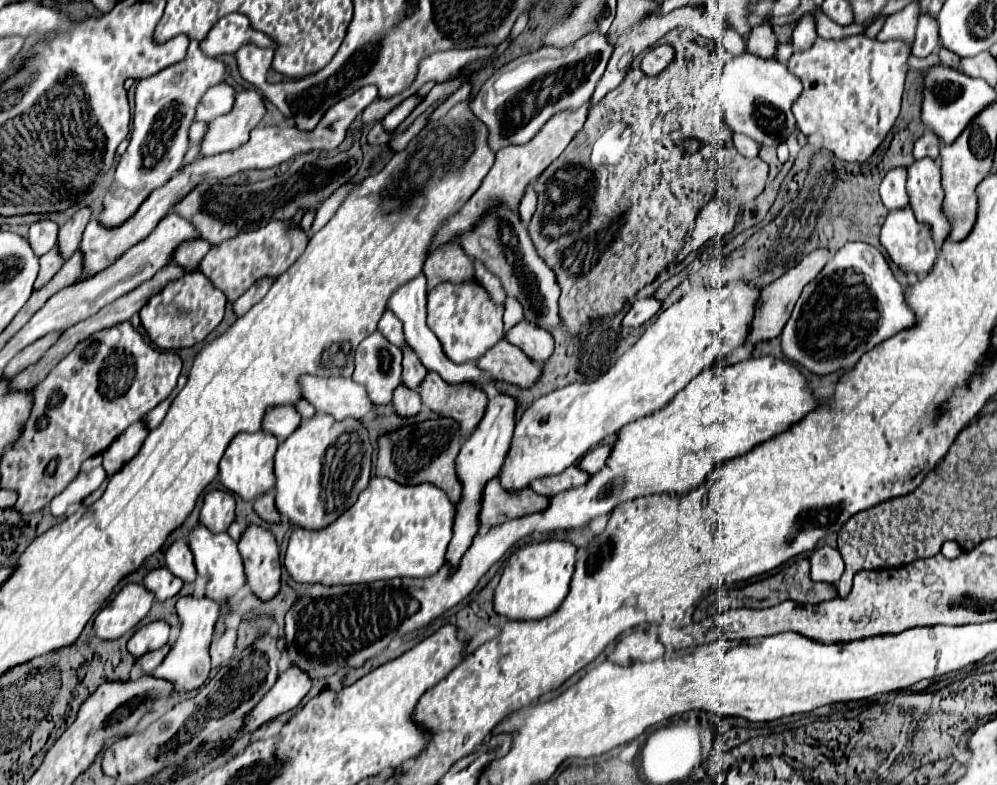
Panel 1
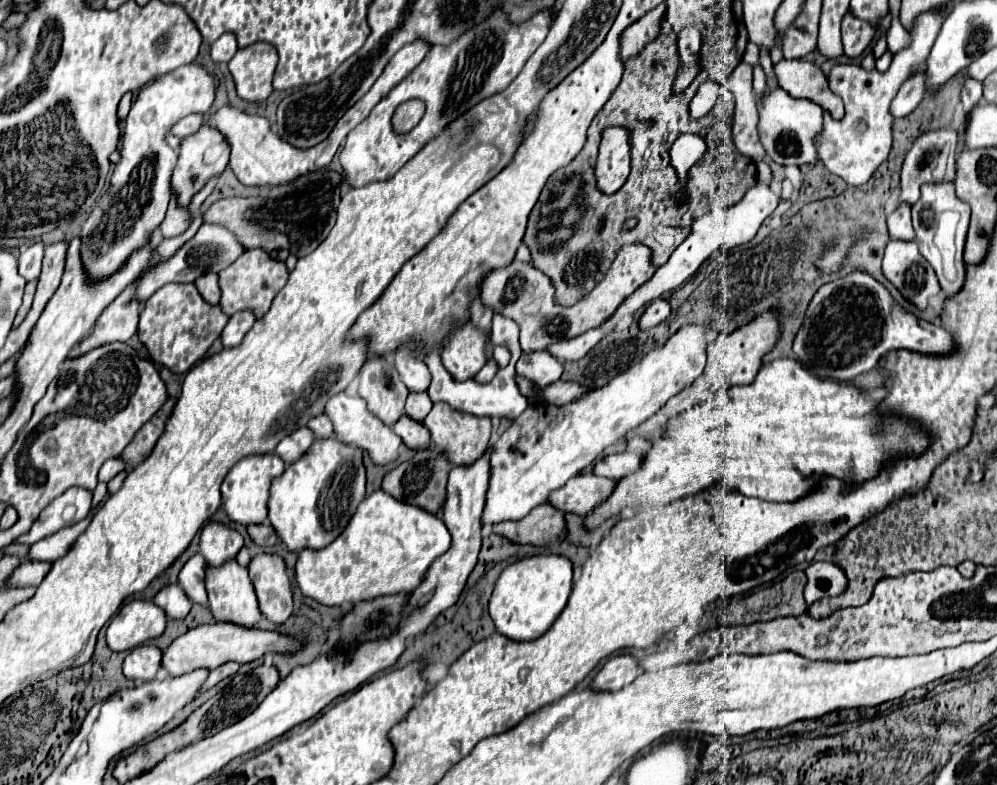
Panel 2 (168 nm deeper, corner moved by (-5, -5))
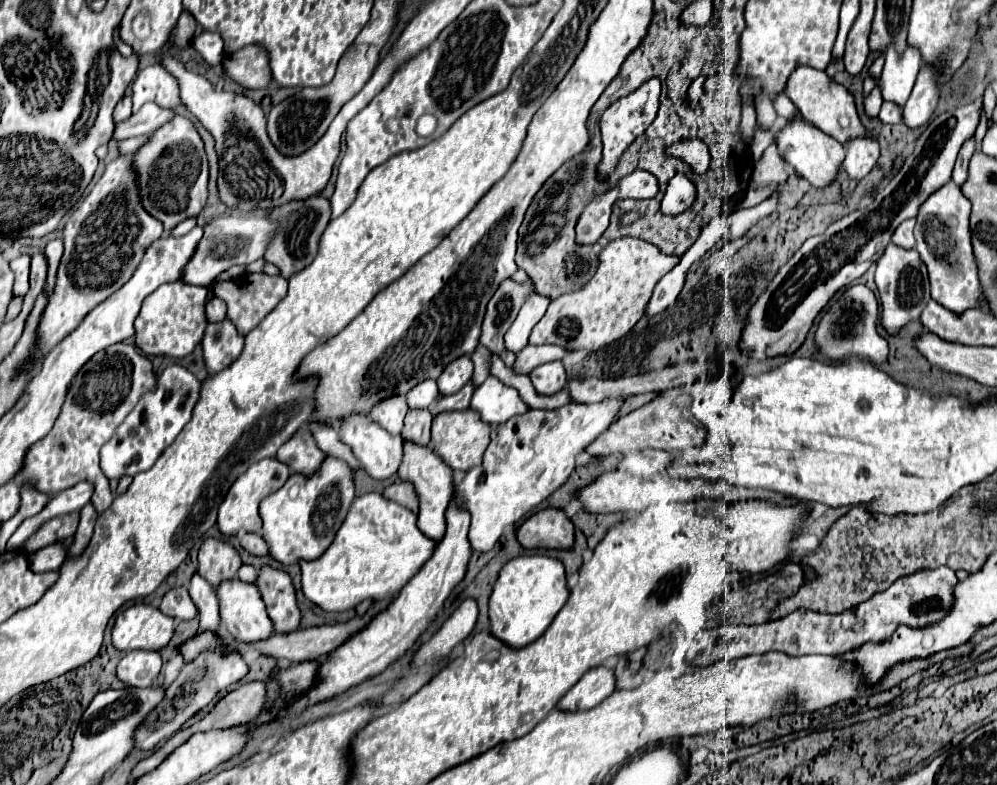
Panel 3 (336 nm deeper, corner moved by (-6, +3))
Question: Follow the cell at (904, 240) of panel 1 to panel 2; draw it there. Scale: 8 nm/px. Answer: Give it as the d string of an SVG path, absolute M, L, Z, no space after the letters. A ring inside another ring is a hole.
M890 241L886 245L882 273L918 309L926 309L926 299L940 293L934 269L920 255L916 241Z

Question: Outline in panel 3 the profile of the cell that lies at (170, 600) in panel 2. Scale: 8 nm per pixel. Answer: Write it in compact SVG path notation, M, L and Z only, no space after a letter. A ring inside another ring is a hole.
M175 587L175 589L167 591L161 605L159 605L159 609L165 615L175 617L175 619L193 619L195 613L197 613L197 607L191 601L185 587Z

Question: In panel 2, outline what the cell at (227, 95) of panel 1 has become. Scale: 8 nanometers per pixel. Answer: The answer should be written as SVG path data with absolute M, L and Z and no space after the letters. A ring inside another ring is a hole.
M188 115L184 119L180 119L172 129L170 133L176 135L176 137L186 137L186 135L192 135L194 131L198 131L204 123L204 115Z

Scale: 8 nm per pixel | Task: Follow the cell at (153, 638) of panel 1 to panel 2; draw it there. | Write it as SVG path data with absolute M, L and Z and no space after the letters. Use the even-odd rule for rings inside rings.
M140 645L124 659L122 673L132 681L152 681L160 669L162 651L154 645Z

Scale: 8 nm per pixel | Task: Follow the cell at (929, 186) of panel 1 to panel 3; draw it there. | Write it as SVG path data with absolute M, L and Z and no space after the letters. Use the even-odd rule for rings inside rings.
M947 183L935 193L927 197L927 201L919 207L917 213L917 225L915 225L915 249L919 251L921 259L927 263L929 269L929 281L931 281L931 297L941 303L943 307L961 313L965 309L977 307L981 285L977 277L977 267L971 251L971 235L969 235L969 213L971 213L971 201L963 197L961 189L955 183ZM955 215L959 221L955 229L949 225L949 217ZM951 265L961 265L963 279L955 279L949 273Z

